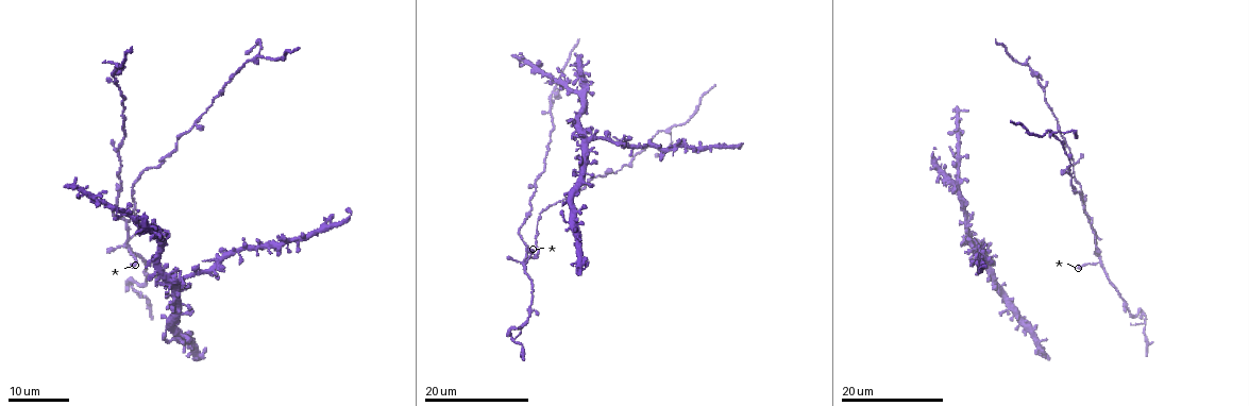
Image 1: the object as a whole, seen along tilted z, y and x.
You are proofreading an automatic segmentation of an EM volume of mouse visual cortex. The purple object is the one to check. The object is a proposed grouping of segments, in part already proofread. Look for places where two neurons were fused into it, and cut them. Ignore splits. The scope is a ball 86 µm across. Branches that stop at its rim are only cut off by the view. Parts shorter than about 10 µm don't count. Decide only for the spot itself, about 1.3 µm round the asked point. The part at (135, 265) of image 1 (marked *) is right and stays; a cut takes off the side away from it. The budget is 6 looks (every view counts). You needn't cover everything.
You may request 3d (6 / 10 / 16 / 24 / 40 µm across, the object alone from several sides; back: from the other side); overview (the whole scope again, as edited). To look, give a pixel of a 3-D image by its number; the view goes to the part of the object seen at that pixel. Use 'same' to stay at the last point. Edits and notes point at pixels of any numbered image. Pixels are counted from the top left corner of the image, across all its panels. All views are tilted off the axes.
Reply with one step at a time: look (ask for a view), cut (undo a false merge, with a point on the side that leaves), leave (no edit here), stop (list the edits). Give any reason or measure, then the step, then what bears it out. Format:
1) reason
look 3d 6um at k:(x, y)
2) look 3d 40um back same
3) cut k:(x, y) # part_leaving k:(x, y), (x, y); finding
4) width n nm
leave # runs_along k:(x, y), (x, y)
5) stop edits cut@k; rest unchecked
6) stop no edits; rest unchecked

three arms meet
look 3d 16um at 1:(536, 180)

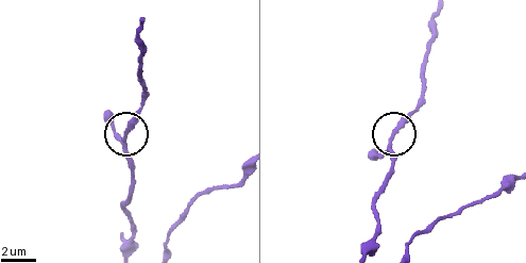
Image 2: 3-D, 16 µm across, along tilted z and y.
look 3d 6um at 2:(391, 137)

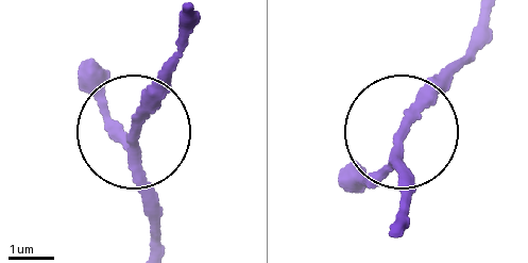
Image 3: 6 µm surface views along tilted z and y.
arms 3
leave # runs_along 3:(155, 245), (131, 132), (181, 34); all the same neuron

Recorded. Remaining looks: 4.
look 3d 16um at 1:(1049, 130)

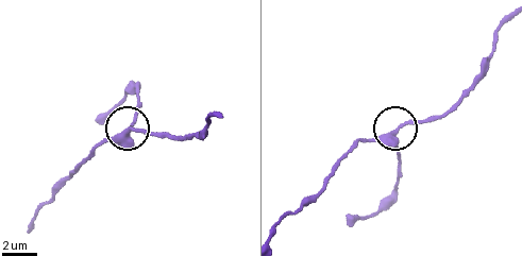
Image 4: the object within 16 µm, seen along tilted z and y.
closer look
look 3d 10um at 4:(391, 134)

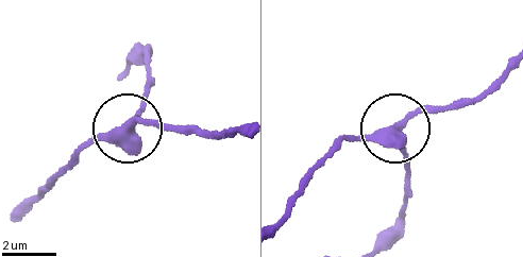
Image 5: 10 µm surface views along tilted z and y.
leave # runs_along 5:(281, 218), (334, 144), (384, 133), (406, 161), (406, 201); one neuron here

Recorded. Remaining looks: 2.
thick turns thin
look 3d 24um at 1:(552, 96)

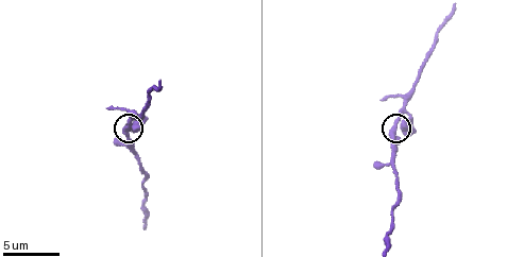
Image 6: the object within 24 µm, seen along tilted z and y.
zoom in
look 3d 10um at 6:(125, 127)

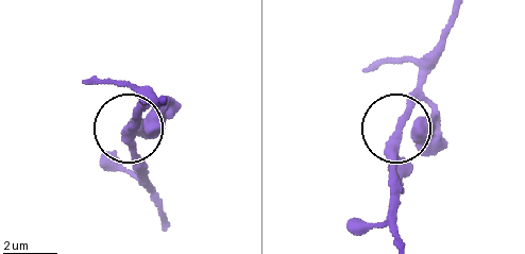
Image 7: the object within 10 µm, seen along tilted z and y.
leave # runs_along 7:(163, 210), (134, 144), (140, 98); one neuron here

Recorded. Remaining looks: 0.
stop no edits; rest unchecked

